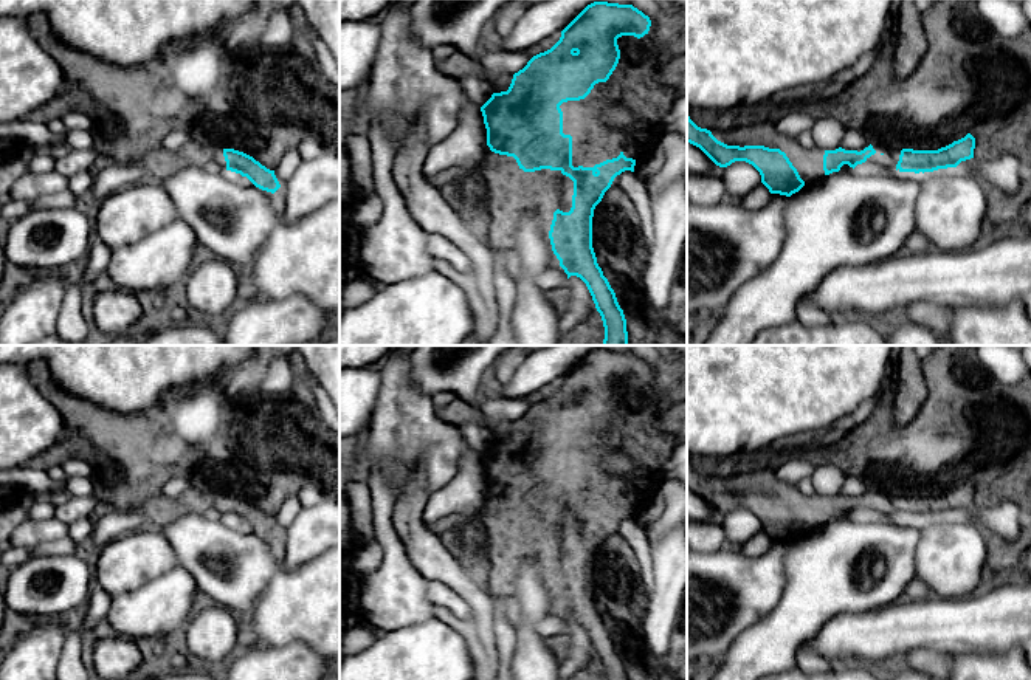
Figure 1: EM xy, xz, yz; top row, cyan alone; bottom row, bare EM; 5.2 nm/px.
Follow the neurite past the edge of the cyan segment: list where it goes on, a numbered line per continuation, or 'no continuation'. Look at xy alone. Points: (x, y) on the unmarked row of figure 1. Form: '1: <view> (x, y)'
1: xy (158, 511)

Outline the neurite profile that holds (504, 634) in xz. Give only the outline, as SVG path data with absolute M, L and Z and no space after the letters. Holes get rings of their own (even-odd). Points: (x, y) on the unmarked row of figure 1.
M493 579L491 587L487 590L495 604L493 638L499 654L499 669L496 680L513 680L510 663L516 644L516 629L504 616L504 603L510 593L501 579Z

